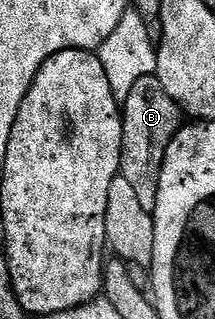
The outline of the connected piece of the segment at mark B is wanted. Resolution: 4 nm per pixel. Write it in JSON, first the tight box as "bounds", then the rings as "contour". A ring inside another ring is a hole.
{"bounds":[120,75,183,213],"contour":[[[156,75],[139,79],[135,87],[131,87],[131,95],[123,103],[121,115],[123,123],[123,147],[121,148],[120,176],[131,183],[136,192],[143,211],[152,213],[159,195],[159,175],[167,155],[167,147],[171,147],[171,139],[181,130],[183,114],[181,108],[163,91],[163,83],[159,83]]]}

